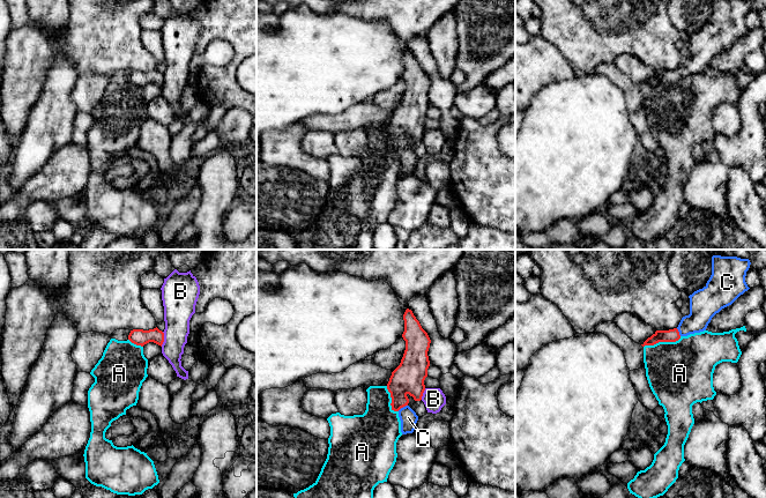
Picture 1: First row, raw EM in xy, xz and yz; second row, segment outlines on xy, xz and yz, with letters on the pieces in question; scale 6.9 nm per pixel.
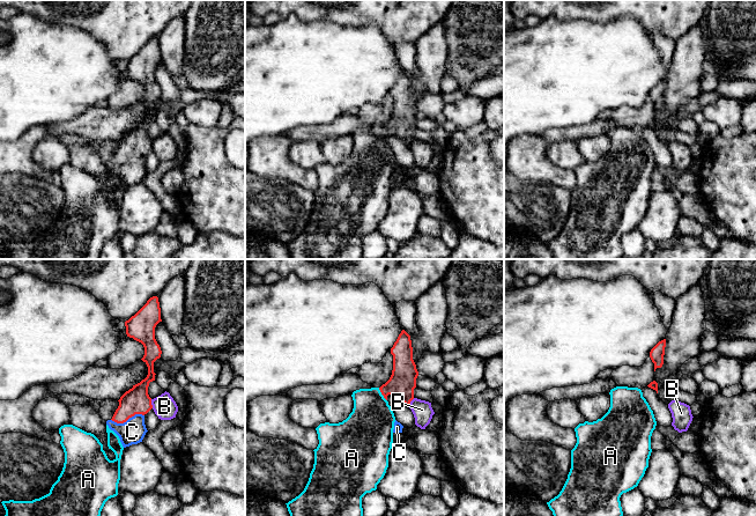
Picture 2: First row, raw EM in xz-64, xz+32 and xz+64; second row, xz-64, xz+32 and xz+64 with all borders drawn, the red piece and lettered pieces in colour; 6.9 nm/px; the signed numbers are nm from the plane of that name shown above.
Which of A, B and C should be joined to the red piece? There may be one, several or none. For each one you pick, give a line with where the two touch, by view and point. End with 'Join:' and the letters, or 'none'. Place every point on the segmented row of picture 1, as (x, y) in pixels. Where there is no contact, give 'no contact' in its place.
C: meets red in xz at (402, 407)
Join: C

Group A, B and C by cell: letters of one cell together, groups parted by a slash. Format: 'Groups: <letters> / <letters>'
Groups: A / B / C

